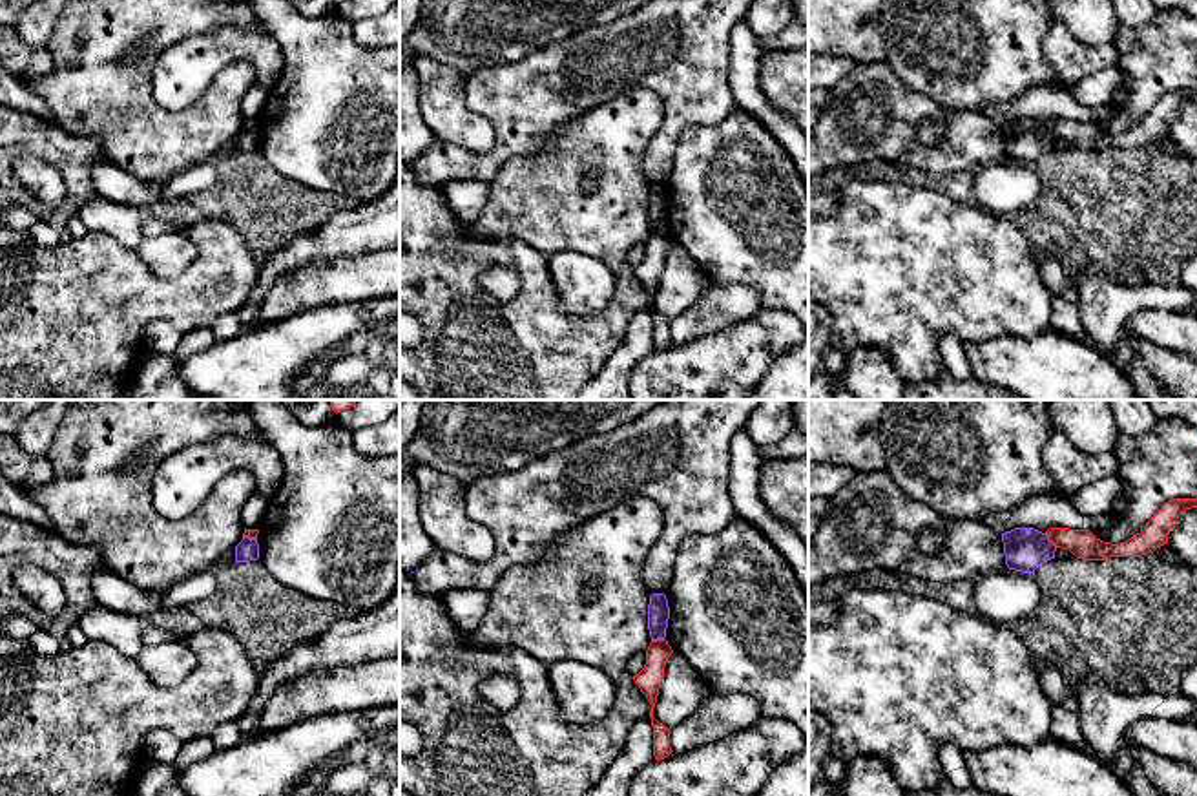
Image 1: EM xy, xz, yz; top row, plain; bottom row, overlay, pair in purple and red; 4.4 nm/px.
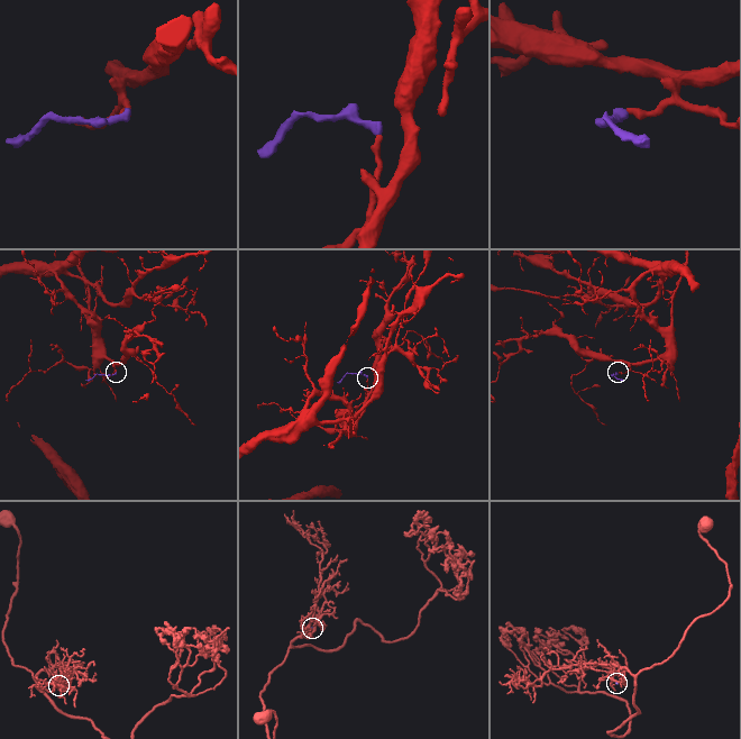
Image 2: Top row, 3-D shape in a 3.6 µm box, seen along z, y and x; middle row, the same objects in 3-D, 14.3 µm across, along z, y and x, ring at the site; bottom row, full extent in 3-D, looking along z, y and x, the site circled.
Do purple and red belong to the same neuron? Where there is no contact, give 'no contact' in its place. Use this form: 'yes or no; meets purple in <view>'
no; meets purple in yz

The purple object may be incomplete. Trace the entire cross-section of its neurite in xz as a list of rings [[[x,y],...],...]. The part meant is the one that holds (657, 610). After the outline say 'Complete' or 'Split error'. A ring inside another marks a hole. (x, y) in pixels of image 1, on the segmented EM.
[[[651,593],[648,604],[648,630],[651,641],[664,639],[670,619],[670,606],[664,593]]]. Complete

